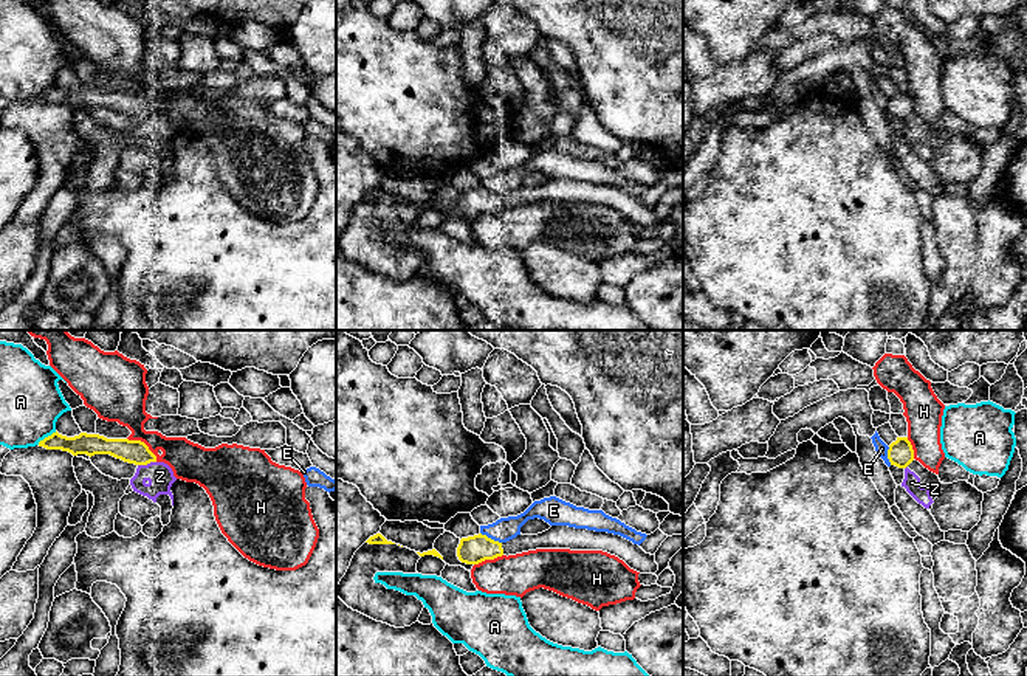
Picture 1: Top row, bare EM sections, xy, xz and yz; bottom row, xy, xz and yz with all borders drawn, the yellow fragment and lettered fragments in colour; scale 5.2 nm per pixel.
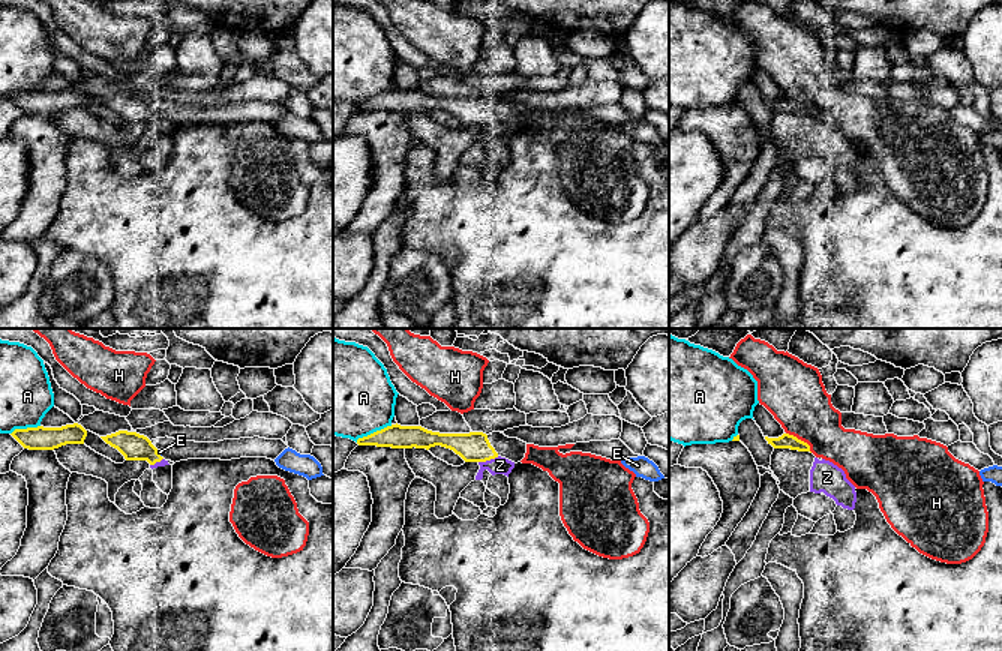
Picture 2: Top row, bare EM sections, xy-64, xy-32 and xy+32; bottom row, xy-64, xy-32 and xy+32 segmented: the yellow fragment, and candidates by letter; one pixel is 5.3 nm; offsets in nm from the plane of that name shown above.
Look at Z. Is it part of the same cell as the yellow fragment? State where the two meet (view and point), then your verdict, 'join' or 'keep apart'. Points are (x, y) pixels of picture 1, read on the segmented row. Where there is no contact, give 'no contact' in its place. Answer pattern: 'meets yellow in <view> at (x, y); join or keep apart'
meets yellow in xy at (146, 464); keep apart

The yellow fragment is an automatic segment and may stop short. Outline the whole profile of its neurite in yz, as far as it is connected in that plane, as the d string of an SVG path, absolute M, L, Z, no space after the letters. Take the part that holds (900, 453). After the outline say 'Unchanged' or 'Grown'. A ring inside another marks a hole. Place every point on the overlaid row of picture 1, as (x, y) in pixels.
M897 437L897 440L889 445L888 459L891 465L898 468L906 468L914 460L914 450L908 437Z. Unchanged

